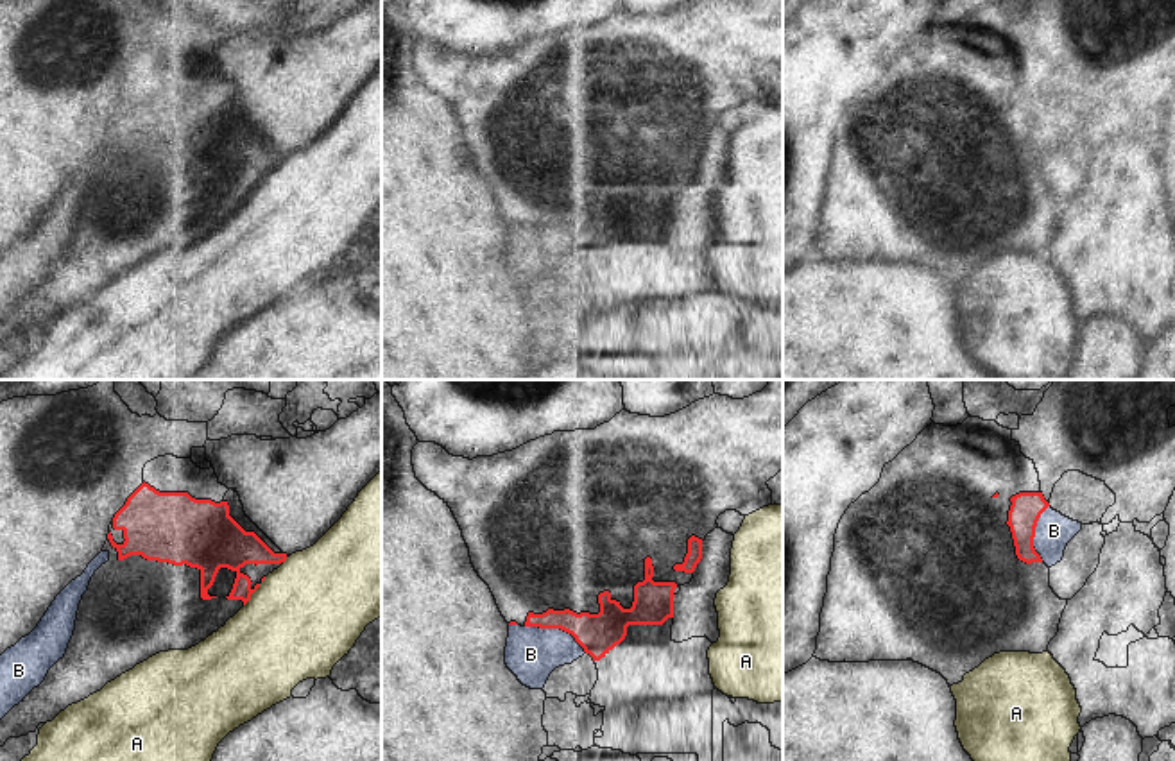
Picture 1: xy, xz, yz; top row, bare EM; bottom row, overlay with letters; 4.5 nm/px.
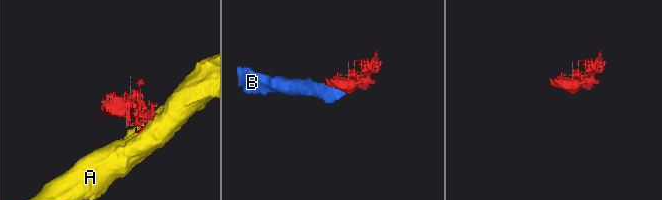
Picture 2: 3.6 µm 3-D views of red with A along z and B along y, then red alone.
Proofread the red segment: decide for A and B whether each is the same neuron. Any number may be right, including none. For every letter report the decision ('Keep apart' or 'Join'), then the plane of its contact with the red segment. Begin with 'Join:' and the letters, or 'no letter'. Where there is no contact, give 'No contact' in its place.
Join: no letter
A: Keep apart. Touches red in xy
B: Keep apart. Touches red in xz.

